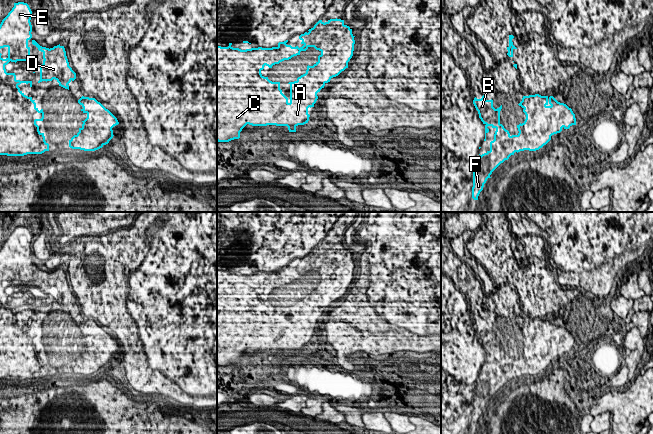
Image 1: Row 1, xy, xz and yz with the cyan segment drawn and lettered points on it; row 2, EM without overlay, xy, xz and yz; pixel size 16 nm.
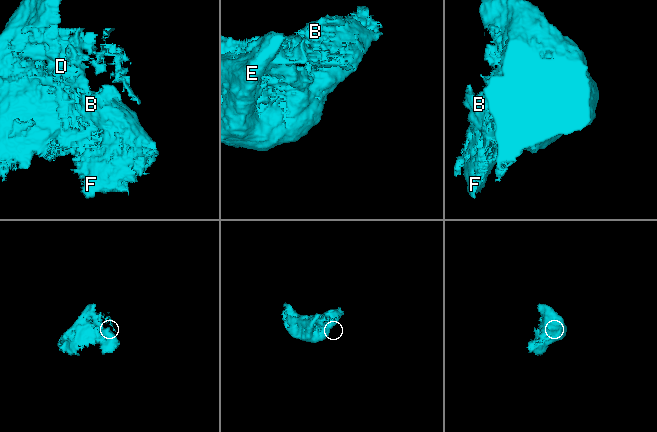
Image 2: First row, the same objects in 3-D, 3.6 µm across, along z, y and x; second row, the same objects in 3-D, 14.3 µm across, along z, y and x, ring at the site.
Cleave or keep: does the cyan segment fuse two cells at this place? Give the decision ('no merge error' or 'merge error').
no merge error

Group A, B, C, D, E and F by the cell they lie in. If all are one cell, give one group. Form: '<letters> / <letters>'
A B C D E F

